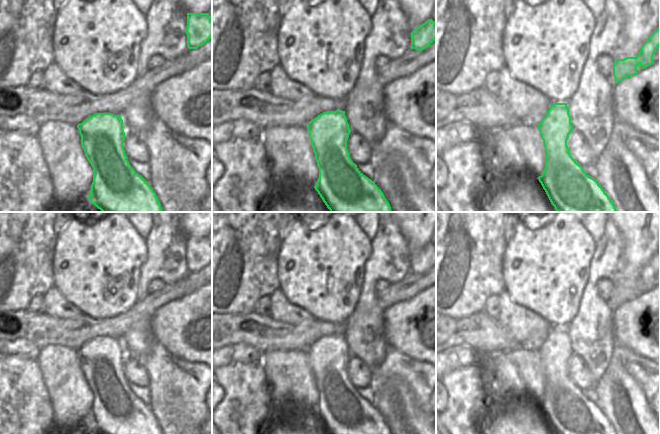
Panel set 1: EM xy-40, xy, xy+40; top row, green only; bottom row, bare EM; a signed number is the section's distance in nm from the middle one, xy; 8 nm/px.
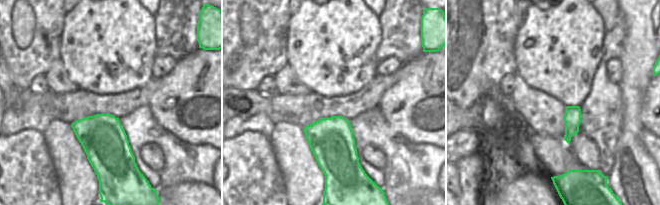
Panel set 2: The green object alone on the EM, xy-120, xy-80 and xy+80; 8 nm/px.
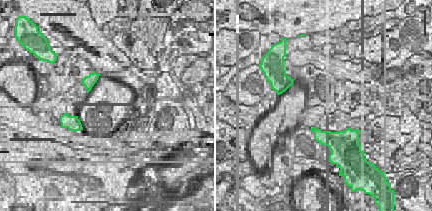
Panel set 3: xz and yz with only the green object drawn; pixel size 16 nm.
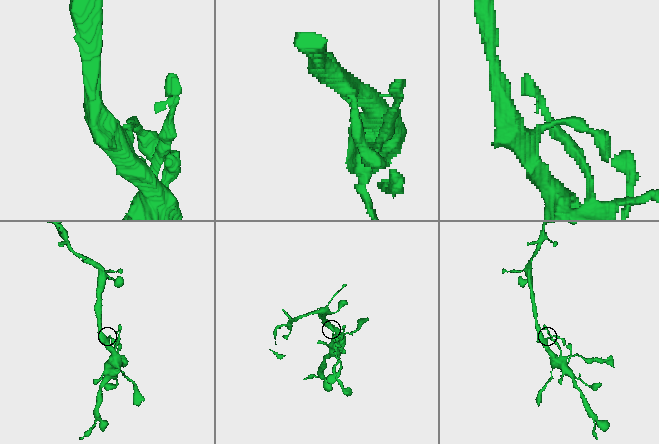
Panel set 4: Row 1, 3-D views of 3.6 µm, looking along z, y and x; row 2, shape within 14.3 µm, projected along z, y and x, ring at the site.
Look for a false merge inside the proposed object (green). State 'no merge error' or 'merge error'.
no merge error

